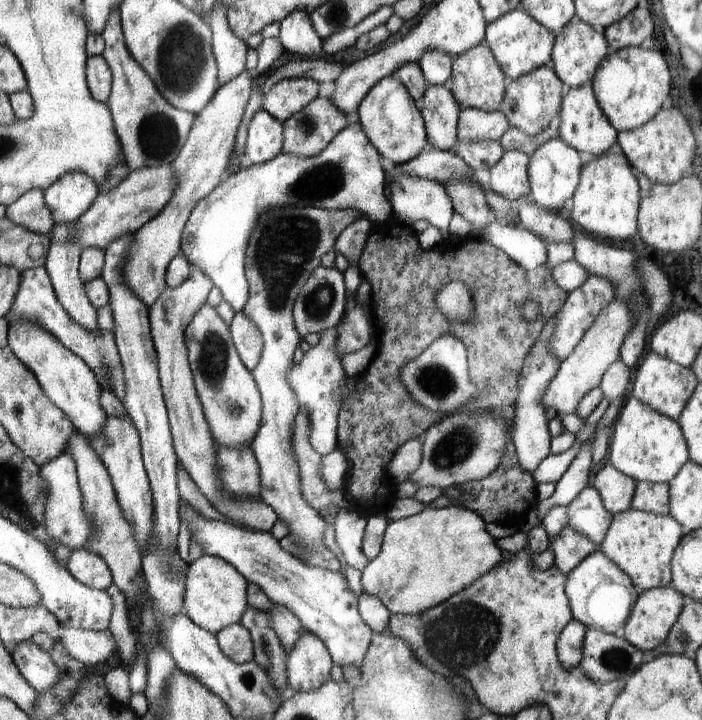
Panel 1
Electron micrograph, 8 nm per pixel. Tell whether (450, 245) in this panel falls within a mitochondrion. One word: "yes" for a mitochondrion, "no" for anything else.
no

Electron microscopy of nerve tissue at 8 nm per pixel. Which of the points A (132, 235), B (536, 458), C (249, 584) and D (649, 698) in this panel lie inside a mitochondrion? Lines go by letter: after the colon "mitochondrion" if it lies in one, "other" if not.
A: other
B: other
C: other
D: other

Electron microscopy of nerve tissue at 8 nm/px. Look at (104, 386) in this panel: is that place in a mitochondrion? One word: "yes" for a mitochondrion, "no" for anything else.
no

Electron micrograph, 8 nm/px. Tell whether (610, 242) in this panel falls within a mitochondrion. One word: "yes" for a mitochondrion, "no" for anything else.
no

